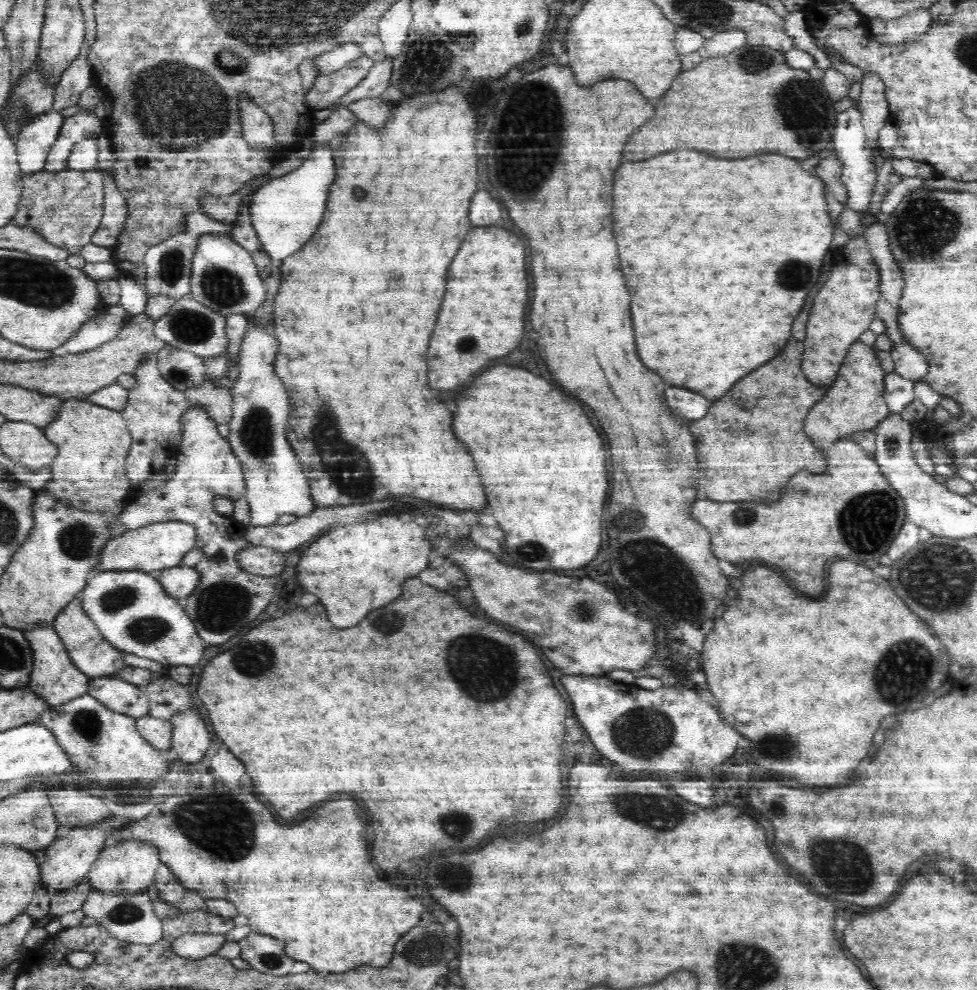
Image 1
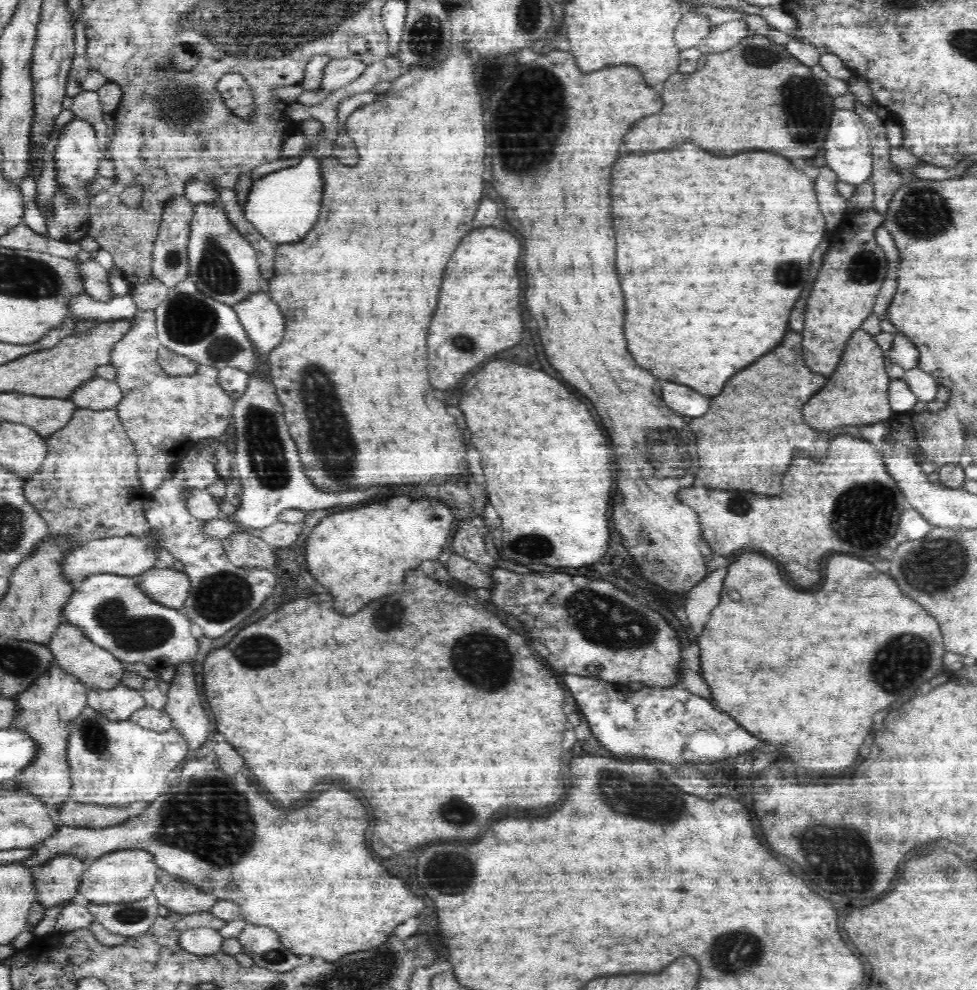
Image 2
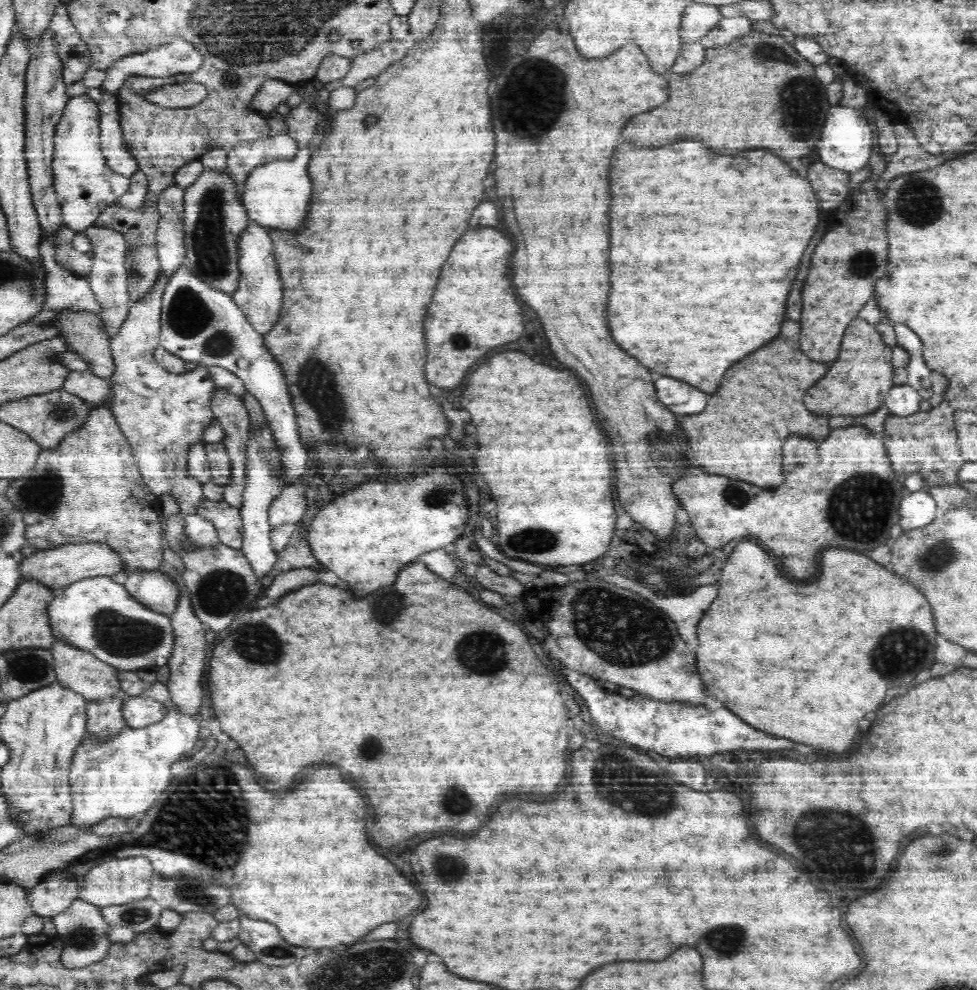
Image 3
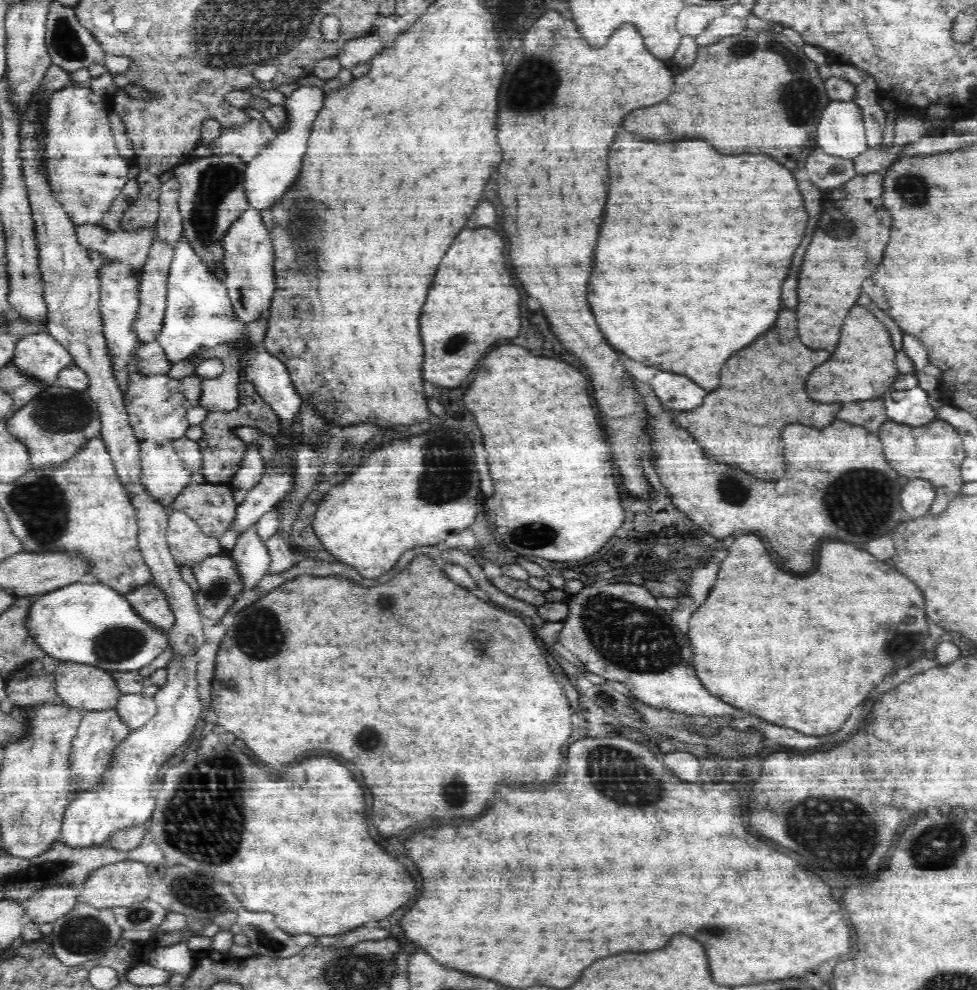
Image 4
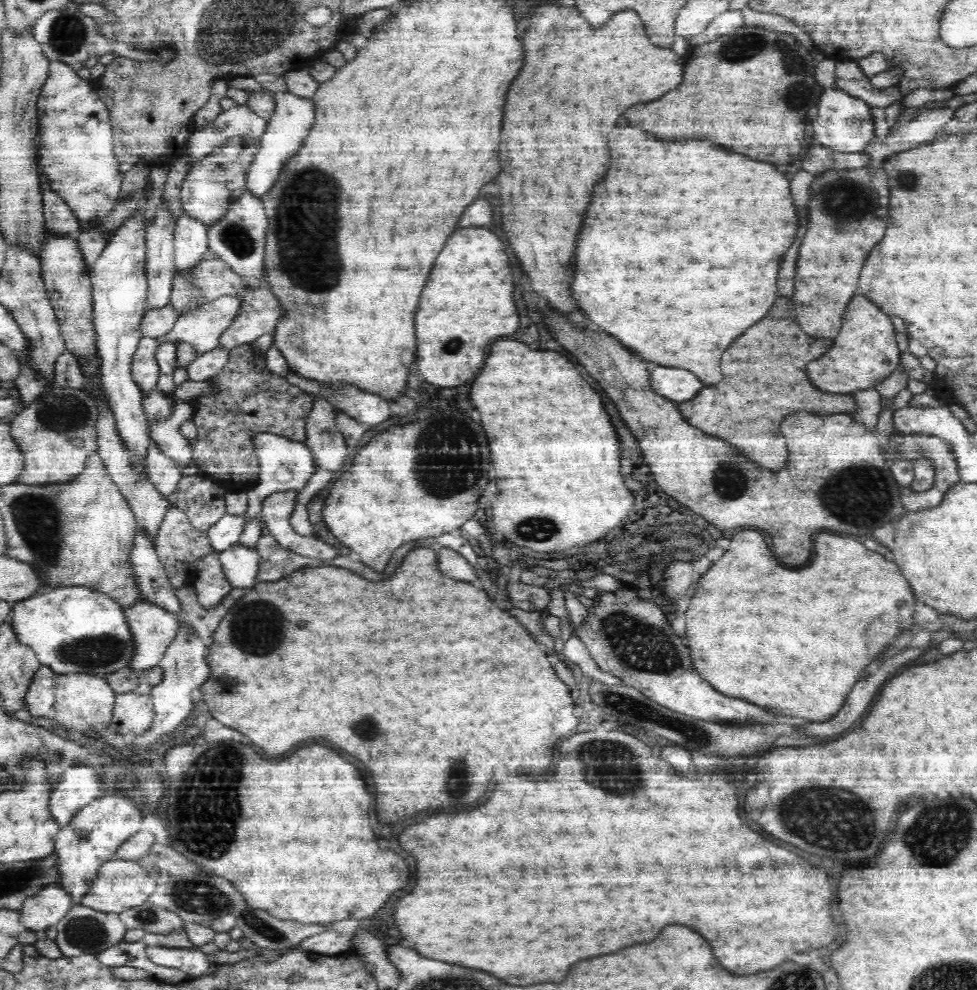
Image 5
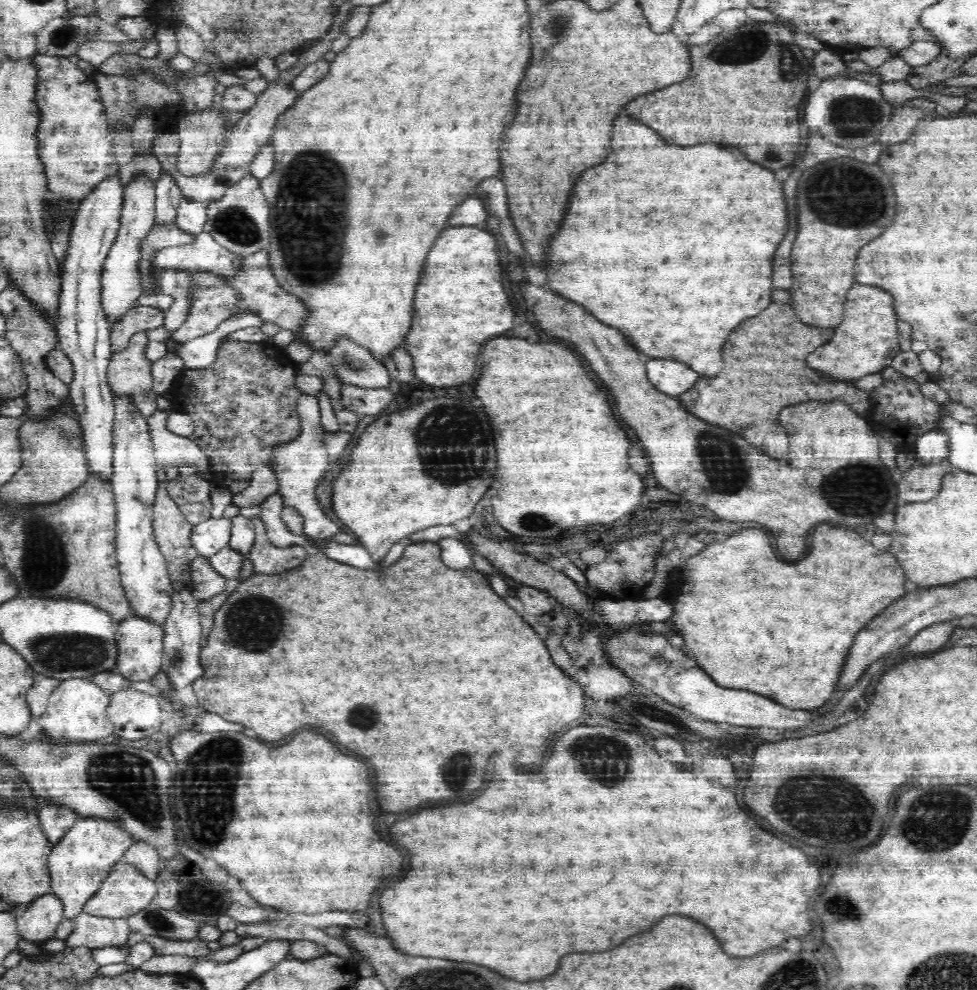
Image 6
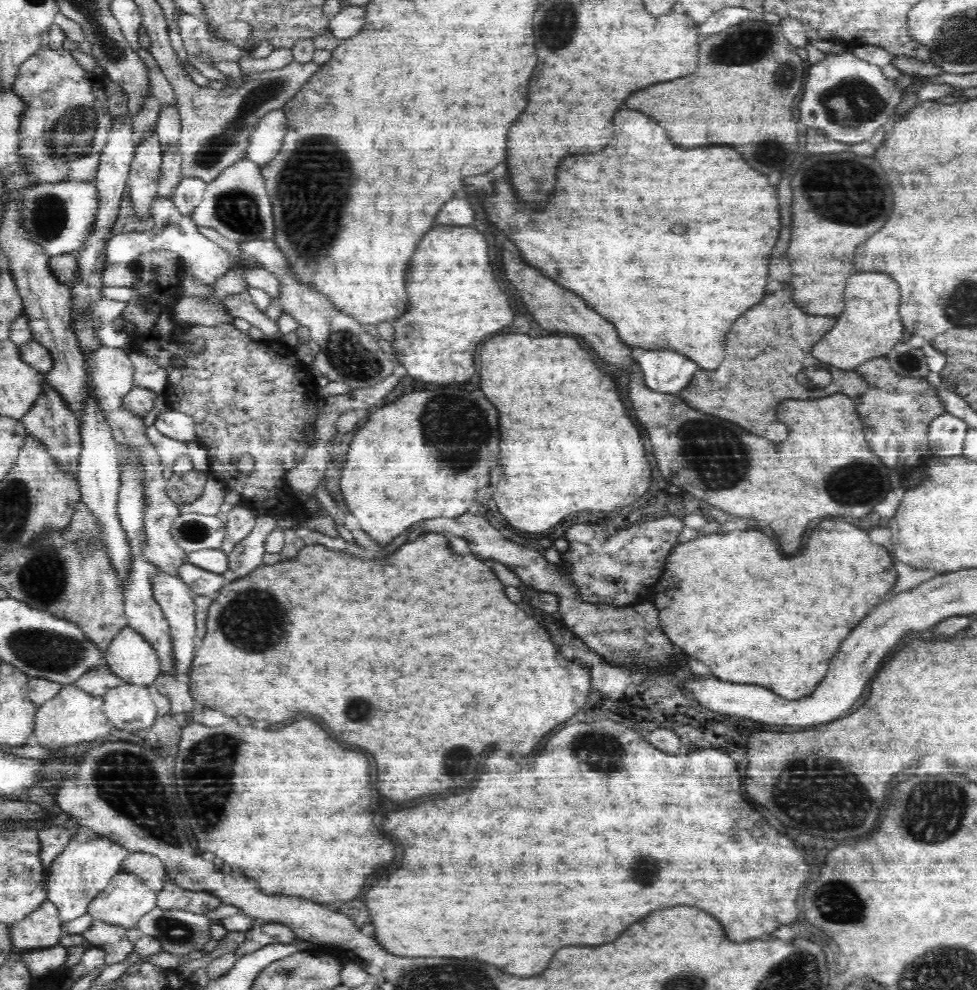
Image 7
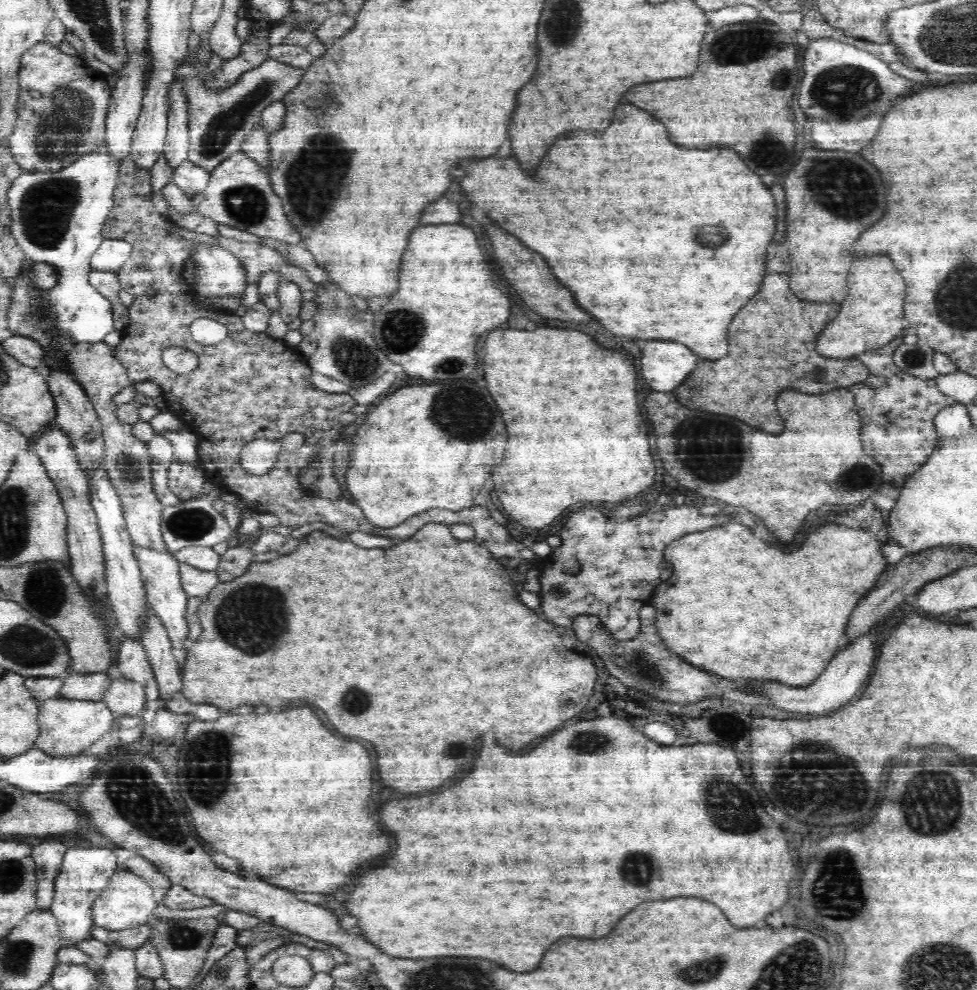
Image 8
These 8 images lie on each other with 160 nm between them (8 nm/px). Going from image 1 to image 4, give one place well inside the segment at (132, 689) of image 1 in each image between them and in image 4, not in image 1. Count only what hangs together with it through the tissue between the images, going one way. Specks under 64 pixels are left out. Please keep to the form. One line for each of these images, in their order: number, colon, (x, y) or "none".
2: (118, 704)
3: (105, 719)
4: (100, 732)

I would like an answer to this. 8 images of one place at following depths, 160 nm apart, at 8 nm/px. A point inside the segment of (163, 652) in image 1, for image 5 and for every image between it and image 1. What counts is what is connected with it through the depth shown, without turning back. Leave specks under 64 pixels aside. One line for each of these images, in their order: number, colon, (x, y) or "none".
2: (114, 614)
3: (97, 615)
4: (92, 624)
5: (72, 630)

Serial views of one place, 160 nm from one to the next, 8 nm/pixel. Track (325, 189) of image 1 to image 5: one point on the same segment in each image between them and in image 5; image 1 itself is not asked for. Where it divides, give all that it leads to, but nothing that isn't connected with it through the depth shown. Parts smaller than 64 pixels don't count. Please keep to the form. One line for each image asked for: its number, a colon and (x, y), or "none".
2: (283, 206)
3: (277, 194)
4: (275, 168)
5: (287, 127)

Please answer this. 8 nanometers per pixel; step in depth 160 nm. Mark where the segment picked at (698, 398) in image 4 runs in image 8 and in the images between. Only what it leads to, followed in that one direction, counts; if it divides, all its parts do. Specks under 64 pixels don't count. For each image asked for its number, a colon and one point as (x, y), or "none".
5: (677, 384)
6: (670, 376)
7: (667, 371)
8: (665, 364)

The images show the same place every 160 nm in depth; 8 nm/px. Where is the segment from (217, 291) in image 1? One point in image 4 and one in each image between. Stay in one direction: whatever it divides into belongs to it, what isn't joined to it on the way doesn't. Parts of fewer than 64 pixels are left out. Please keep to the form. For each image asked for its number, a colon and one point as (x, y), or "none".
2: (222, 264)
3: (214, 217)
4: (212, 196)

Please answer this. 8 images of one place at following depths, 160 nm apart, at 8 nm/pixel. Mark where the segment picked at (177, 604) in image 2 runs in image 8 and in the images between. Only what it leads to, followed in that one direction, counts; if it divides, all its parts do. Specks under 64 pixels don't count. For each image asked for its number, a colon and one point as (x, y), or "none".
3: (155, 590)
4: (149, 601)
5: (152, 629)
6: (139, 643)
7: (129, 656)
8: (132, 663)

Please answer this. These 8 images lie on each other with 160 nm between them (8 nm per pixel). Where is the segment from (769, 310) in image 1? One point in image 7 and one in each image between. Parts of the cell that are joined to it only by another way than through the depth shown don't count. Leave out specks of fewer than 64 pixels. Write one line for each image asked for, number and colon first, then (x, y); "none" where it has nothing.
2: (668, 211)
3: (758, 213)
4: (683, 192)
5: (678, 252)
6: (674, 246)
7: (671, 245)

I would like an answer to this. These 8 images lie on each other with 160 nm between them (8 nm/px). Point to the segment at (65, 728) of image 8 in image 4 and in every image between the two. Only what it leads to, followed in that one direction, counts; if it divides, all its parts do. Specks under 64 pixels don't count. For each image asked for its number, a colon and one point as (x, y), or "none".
4: (88, 688)
5: (83, 703)
6: (76, 710)
7: (72, 717)

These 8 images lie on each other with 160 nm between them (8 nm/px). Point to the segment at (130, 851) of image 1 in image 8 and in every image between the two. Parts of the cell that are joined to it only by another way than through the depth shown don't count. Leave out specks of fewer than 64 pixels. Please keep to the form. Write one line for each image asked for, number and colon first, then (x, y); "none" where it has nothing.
2: (118, 877)
3: (119, 881)
4: (120, 884)
5: (121, 884)
6: (125, 891)
7: (126, 899)
8: (127, 902)

